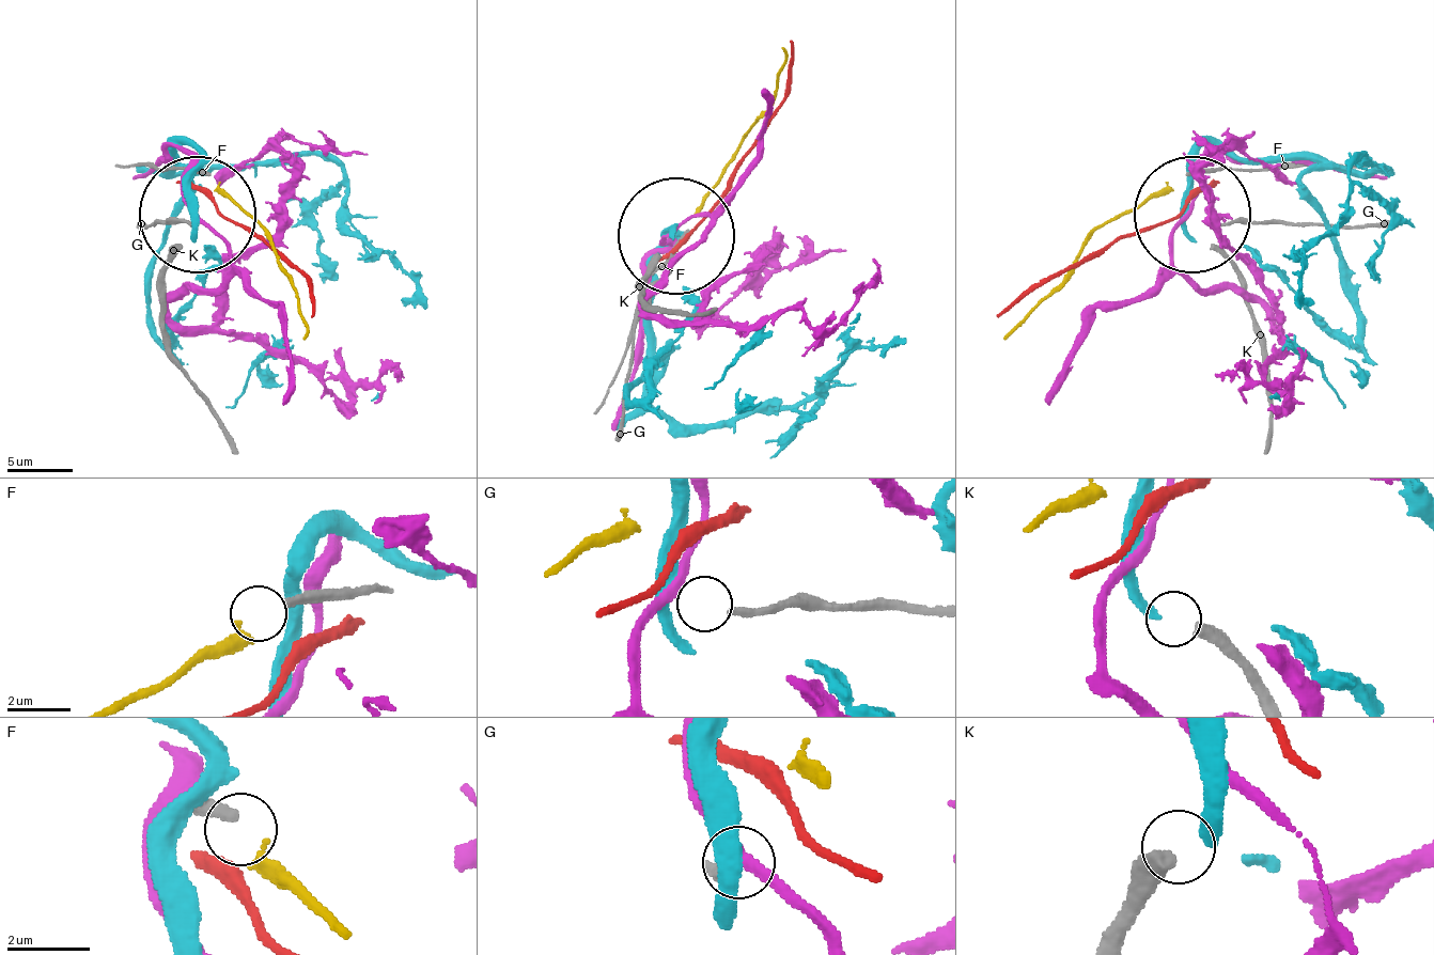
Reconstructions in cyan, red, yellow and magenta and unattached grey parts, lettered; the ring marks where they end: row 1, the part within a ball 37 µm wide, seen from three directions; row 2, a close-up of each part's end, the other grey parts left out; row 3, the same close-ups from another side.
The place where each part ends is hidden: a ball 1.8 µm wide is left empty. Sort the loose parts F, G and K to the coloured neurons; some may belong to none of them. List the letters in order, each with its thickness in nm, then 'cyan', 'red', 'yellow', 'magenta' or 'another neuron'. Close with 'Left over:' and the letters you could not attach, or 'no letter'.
F: 240 nm | yellow
G: 260 nm | another neuron
K: 440 nm | cyan
Left over: G

